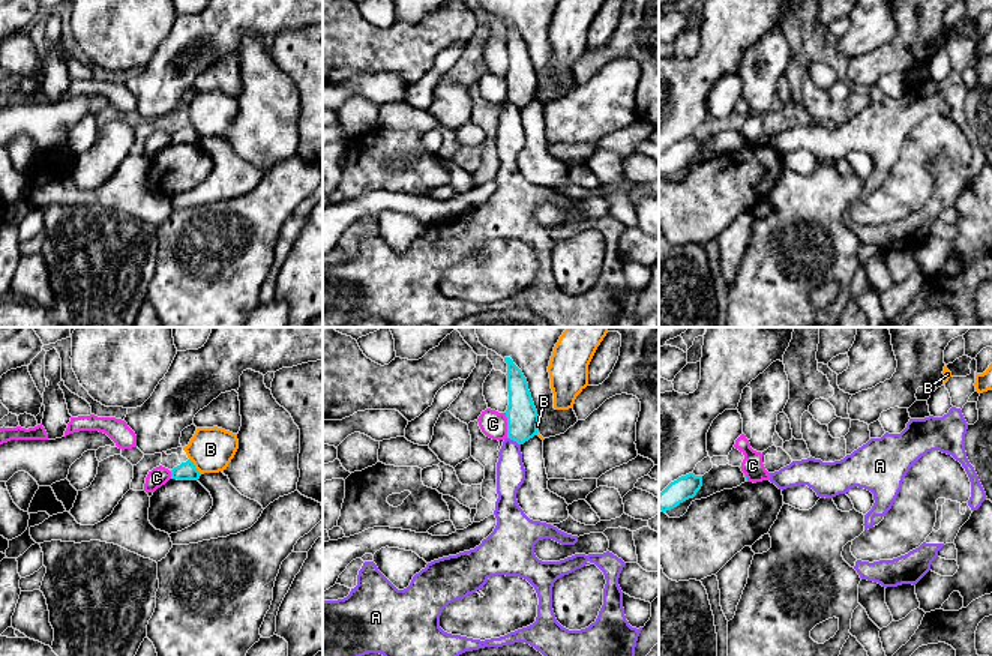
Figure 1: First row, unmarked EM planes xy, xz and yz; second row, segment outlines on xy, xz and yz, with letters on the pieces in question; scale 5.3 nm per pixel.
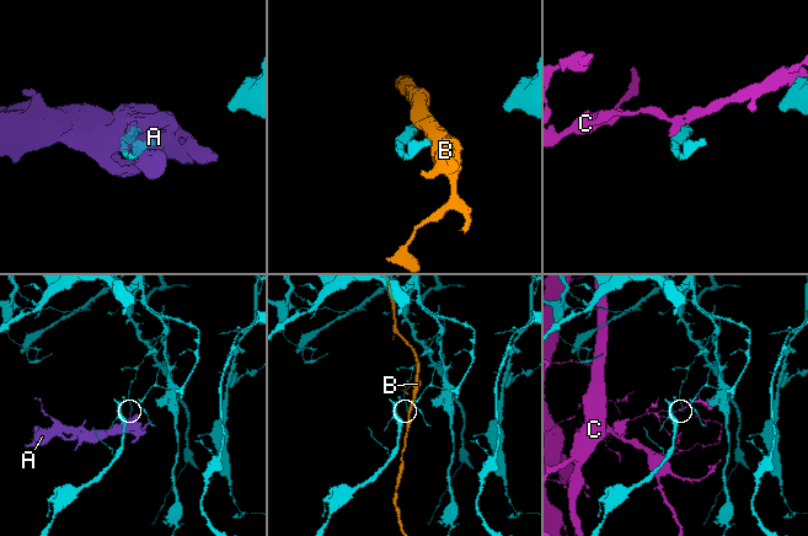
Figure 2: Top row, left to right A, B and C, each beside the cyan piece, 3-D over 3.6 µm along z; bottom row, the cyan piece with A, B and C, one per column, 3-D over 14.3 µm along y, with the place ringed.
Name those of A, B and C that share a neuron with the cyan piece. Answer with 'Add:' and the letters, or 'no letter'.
Add: no letter

